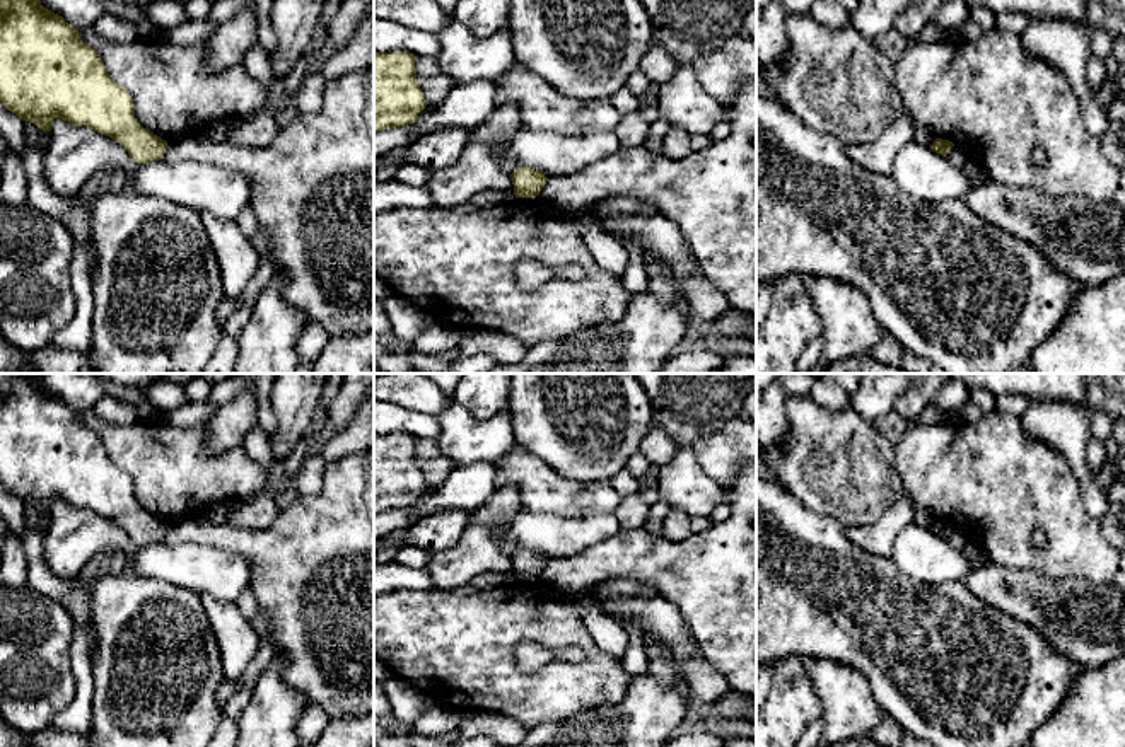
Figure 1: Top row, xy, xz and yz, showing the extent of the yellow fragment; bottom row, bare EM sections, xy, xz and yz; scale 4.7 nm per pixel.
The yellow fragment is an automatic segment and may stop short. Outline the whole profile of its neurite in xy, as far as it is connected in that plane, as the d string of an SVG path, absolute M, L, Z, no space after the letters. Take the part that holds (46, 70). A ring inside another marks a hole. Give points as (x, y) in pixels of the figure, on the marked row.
M0 0L0 102L22 121L51 131L55 118L116 140L137 164L160 160L167 142L135 118L130 92L108 73L101 56L61 15L39 0Z

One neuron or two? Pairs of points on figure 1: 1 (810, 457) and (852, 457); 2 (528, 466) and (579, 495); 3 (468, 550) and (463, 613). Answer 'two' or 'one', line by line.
1: one
2: one
3: two

